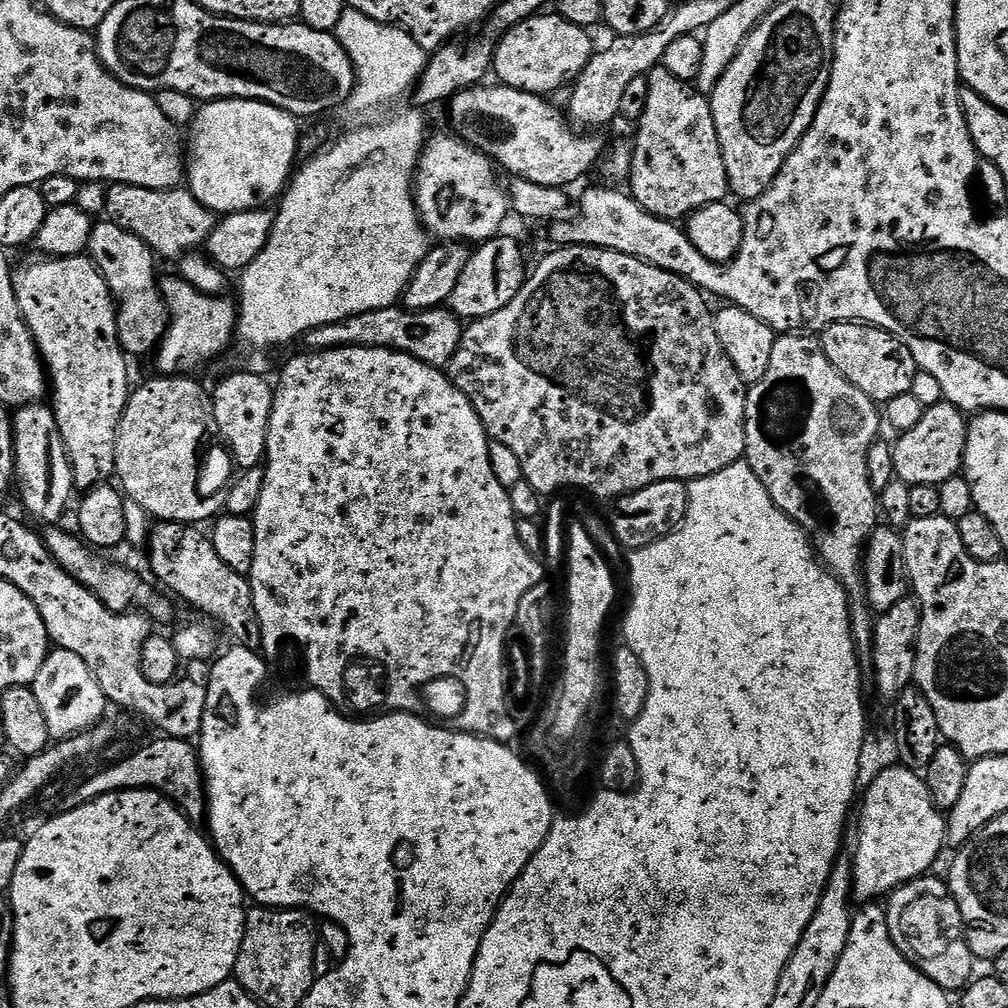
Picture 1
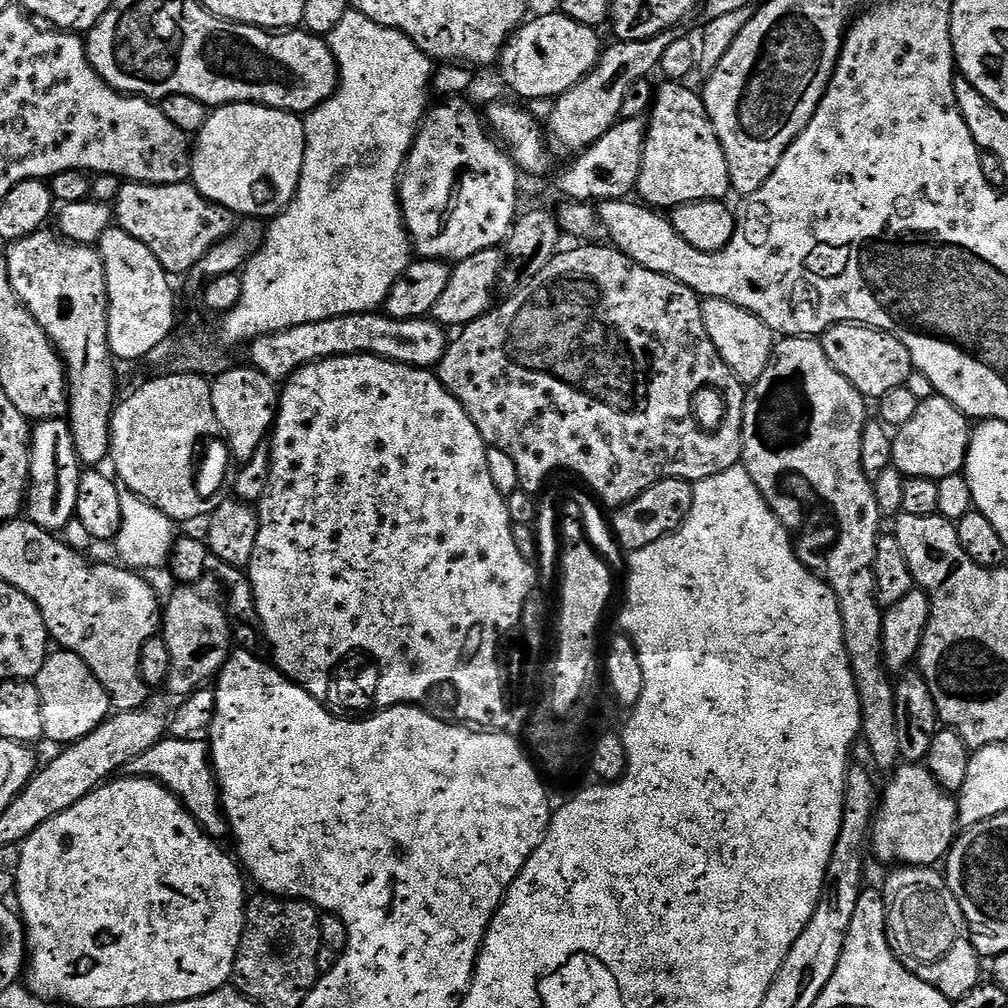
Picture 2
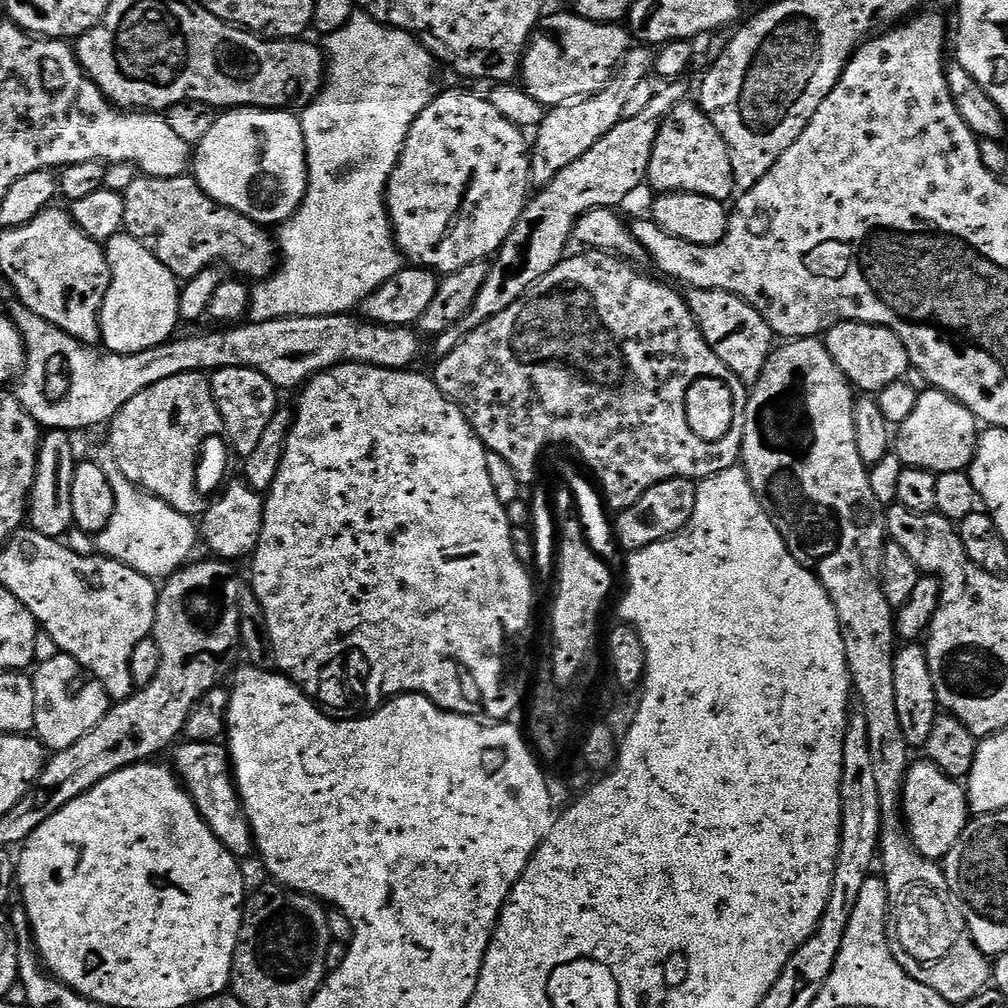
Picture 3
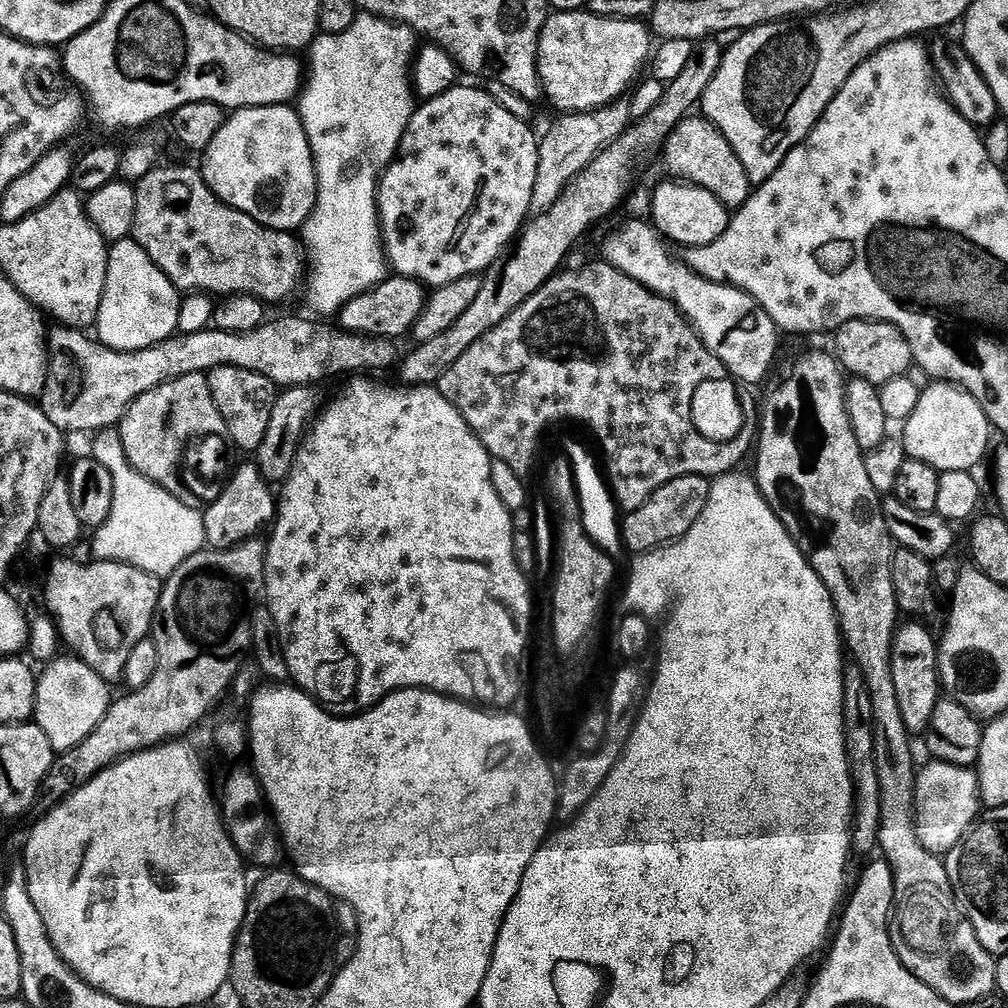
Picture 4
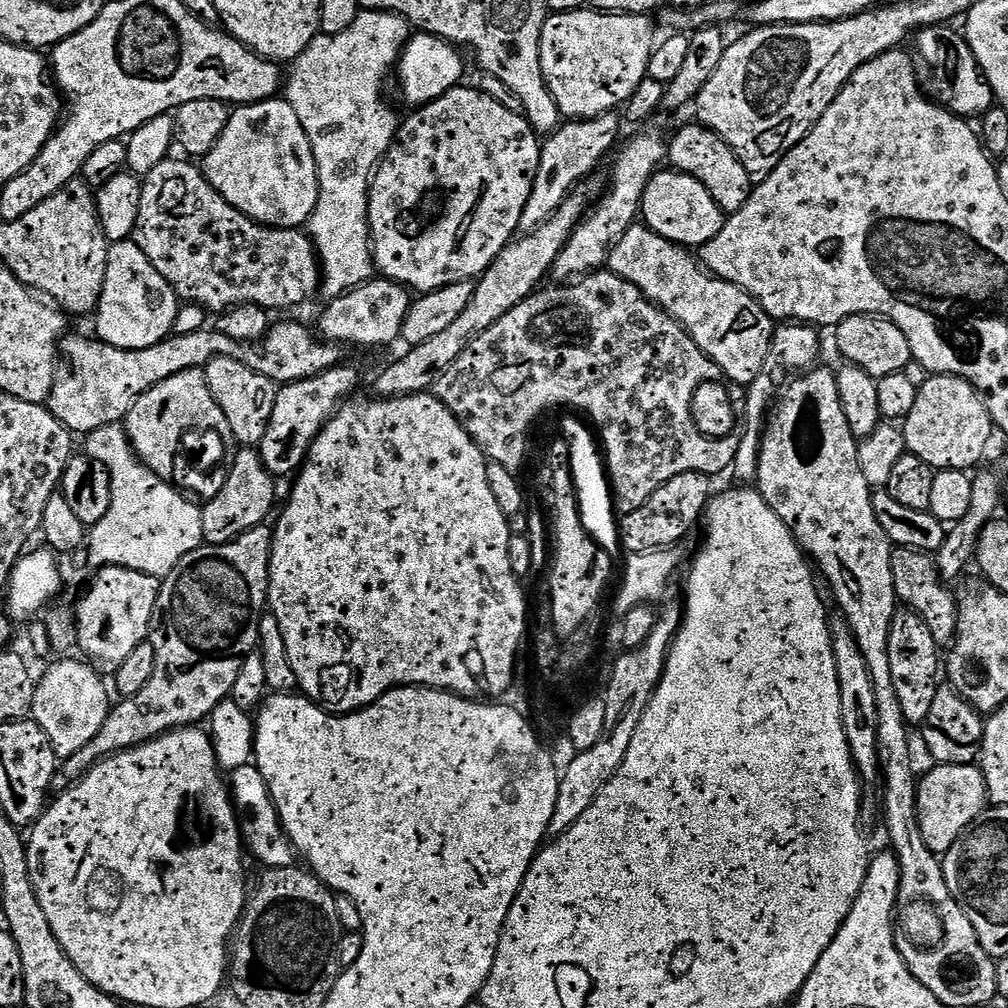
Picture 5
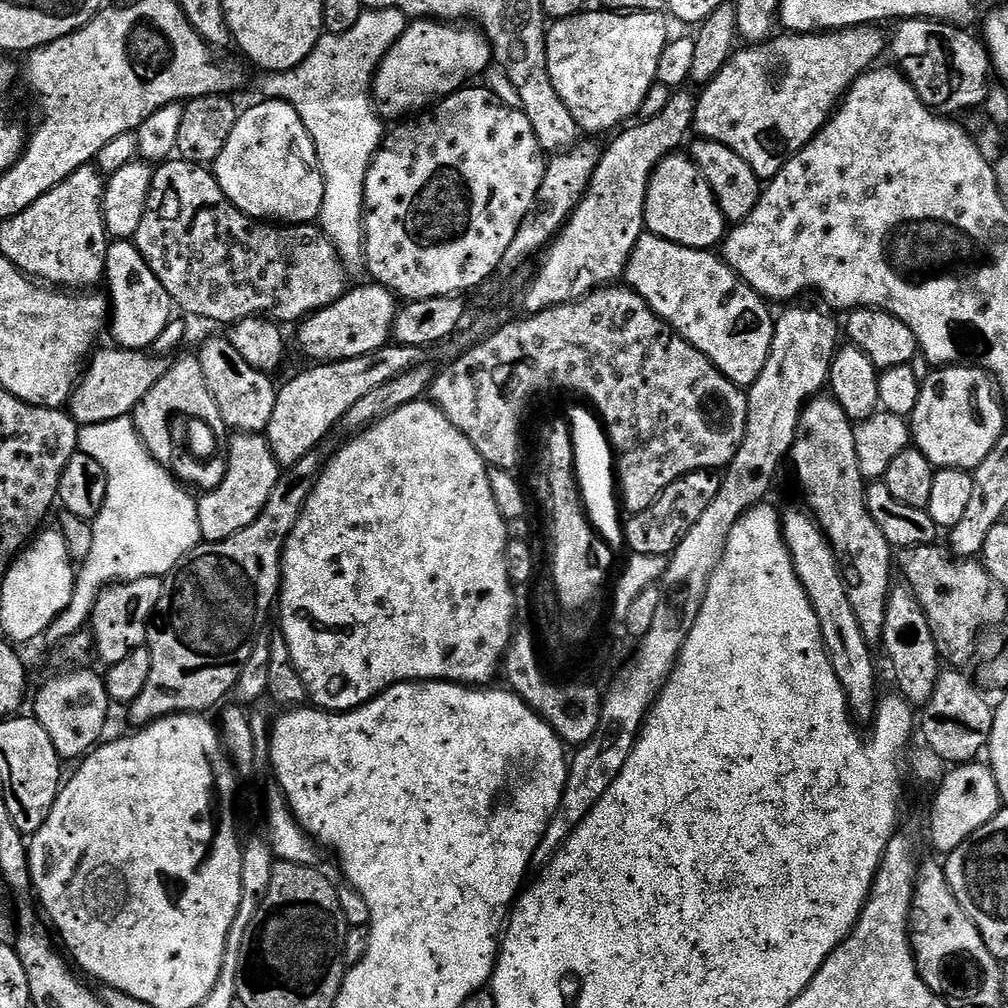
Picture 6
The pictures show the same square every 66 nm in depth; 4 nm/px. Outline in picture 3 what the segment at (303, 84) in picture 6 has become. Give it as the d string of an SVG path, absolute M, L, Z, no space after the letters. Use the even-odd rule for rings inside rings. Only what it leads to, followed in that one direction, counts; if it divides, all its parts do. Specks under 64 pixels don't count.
M357 10L334 34L326 38L326 83L321 88L311 104L307 105L299 113L300 125L304 131L304 145L306 146L306 158L308 159L308 189L304 195L304 201L298 206L298 210L284 224L278 228L278 252L282 257L282 263L276 271L266 280L261 280L252 288L252 307L250 309L251 319L255 322L266 322L267 320L277 320L287 316L329 316L339 312L348 314L359 306L368 296L374 294L382 282L394 278L400 269L405 267L406 260L400 248L396 245L396 236L392 233L392 220L388 216L388 180L395 170L396 164L400 160L400 155L406 142L406 134L410 134L410 126L414 126L414 118L426 110L426 106L437 95L436 88L436 68L437 61L431 52L426 51L423 46L413 38L408 32L403 32L397 28L392 28L389 24L379 24L371 16Z

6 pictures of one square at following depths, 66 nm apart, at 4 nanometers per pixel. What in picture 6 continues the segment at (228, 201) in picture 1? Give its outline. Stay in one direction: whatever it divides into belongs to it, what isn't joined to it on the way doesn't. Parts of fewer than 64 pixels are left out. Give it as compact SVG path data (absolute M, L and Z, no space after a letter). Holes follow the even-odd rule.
M265 99L263 103L256 104L245 112L243 109L237 115L234 130L226 146L222 146L222 154L218 154L216 159L215 178L222 186L228 201L253 220L275 222L280 226L319 221L324 197L324 179L314 142L306 126L302 126L302 118L298 118L298 114L286 101Z

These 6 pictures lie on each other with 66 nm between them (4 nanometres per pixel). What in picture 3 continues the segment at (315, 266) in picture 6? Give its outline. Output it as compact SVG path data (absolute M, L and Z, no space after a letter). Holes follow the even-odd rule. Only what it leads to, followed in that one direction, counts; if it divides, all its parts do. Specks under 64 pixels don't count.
M140 174L122 195L126 206L123 231L138 238L181 281L192 280L216 265L233 268L233 273L245 281L259 282L278 267L278 244L273 233L271 236L267 227L238 214L238 210L214 202L191 175L154 178Z

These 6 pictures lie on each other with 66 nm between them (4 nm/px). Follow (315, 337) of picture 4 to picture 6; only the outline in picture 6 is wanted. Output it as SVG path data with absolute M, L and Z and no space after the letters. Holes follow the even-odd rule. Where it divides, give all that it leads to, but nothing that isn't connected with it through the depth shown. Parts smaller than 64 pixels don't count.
M101 347L91 357L80 383L76 386L76 391L72 394L70 415L77 425L110 422L114 418L132 416L136 407L142 402L142 398L150 394L158 378L162 378L162 374L166 374L169 368L167 359L151 351L111 347L104 349Z

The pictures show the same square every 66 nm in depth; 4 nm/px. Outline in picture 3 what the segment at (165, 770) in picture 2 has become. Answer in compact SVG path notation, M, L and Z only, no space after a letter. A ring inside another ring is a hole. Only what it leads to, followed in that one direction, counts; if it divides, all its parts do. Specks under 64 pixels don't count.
M202 741L180 742L171 749L171 767L180 778L180 783L188 789L194 806L198 806L198 814L210 826L214 838L230 850L230 854L237 858L253 855L254 841L252 827L248 815L244 812L244 803L236 793L236 782L232 775L232 766L228 759L228 749L223 743L204 743Z

